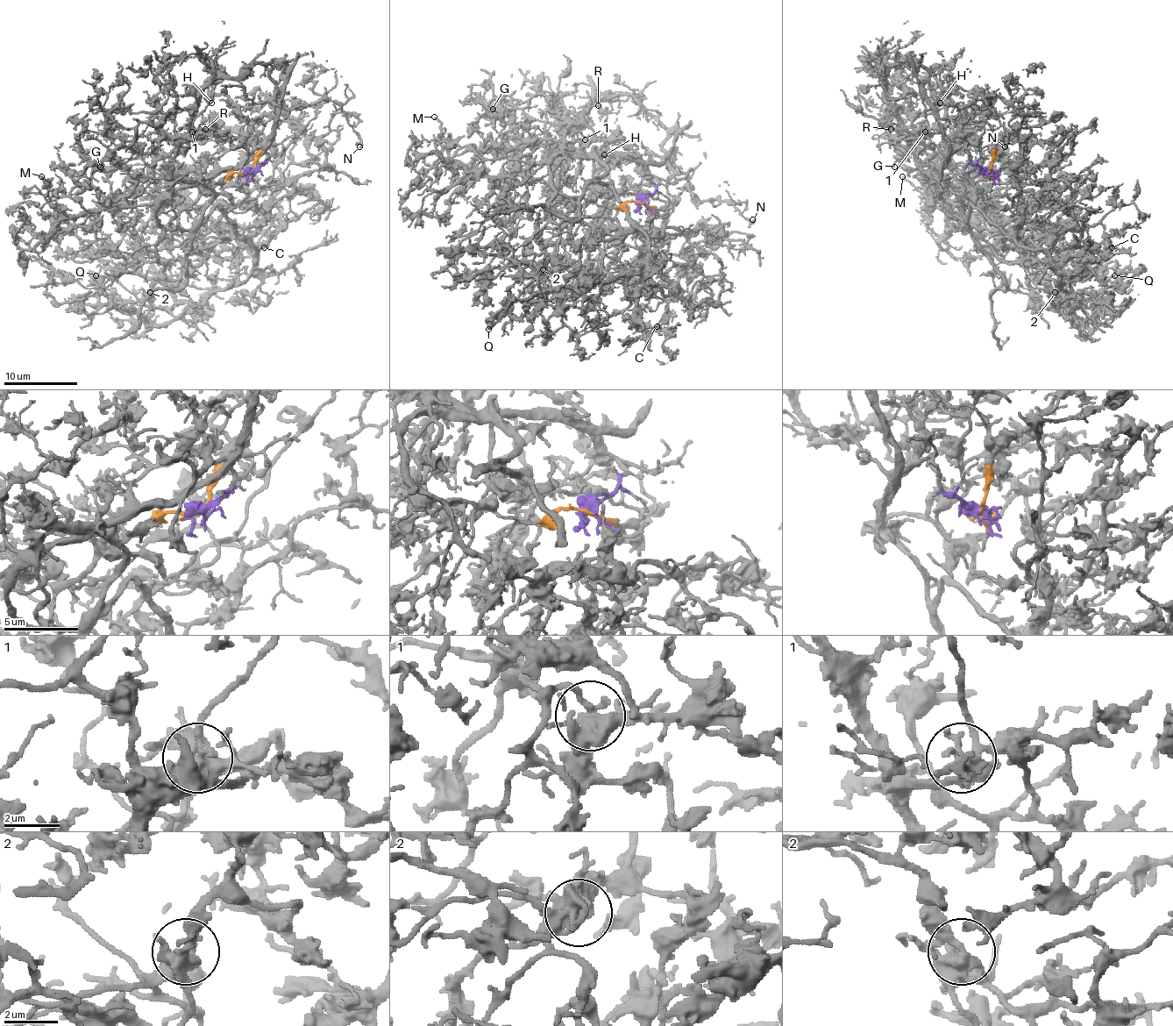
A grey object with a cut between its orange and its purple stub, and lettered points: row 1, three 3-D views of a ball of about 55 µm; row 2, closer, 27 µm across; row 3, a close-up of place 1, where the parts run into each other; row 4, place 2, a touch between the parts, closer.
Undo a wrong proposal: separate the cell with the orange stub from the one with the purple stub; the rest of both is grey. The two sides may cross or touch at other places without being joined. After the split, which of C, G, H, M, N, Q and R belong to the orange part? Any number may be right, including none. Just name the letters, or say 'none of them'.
C, H, Q

